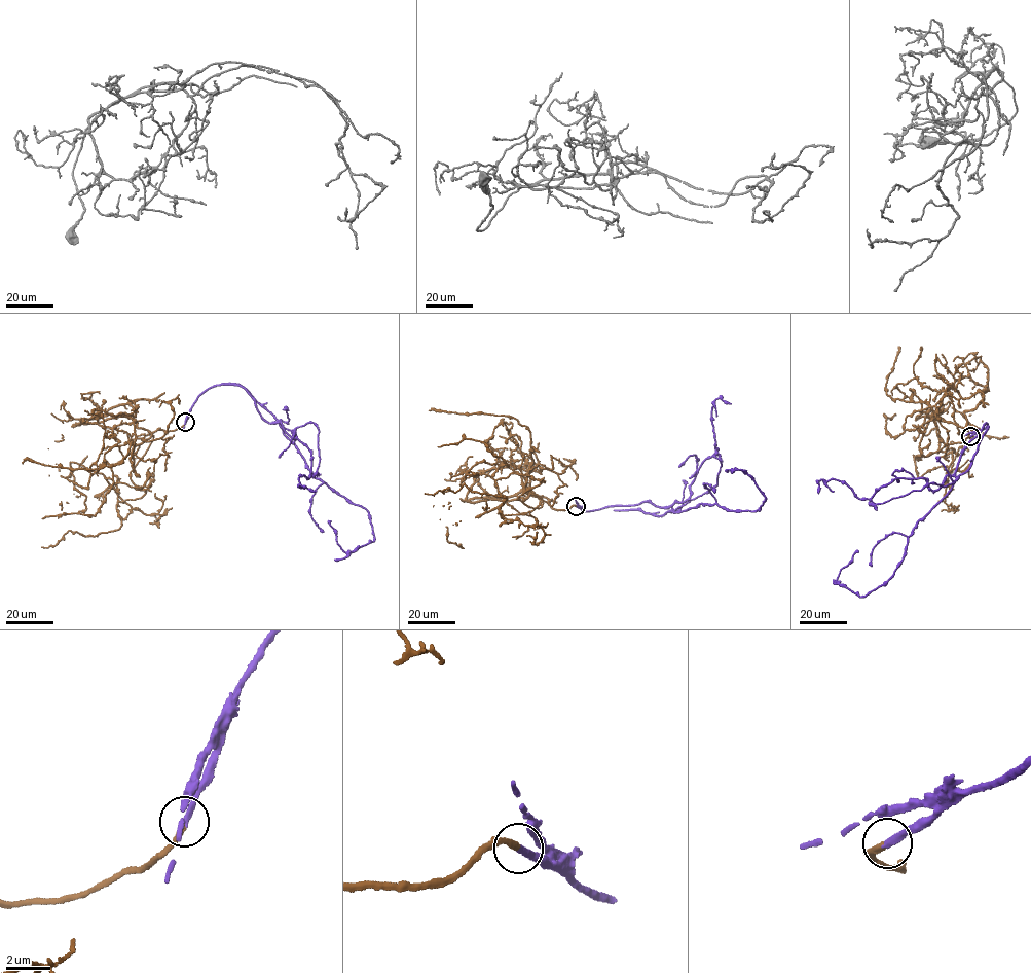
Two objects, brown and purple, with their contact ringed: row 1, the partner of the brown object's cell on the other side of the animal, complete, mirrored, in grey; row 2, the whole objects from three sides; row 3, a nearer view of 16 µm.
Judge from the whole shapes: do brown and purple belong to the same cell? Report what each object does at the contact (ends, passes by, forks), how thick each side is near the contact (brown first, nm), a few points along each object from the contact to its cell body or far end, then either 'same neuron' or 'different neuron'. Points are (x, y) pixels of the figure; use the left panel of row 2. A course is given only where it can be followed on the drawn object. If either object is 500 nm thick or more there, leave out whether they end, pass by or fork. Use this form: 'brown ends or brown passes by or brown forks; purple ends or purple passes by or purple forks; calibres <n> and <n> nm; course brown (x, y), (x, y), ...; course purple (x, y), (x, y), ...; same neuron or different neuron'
brown ends; purple ends; calibres 260 and 280 nm; course brown (185, 423), (152, 434), (130, 475), (149, 487), (104, 477), (117, 488), (118, 529), (70, 530), (41, 547); course purple (185, 422), (209, 388), (245, 388), (315, 476), (364, 507), (374, 538), (345, 552), (329, 520); same neuron

